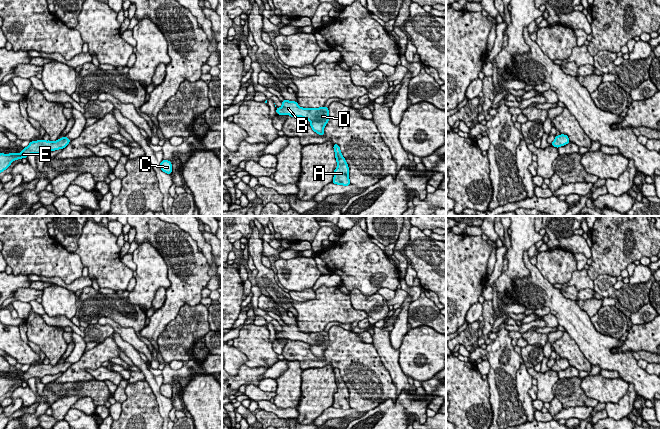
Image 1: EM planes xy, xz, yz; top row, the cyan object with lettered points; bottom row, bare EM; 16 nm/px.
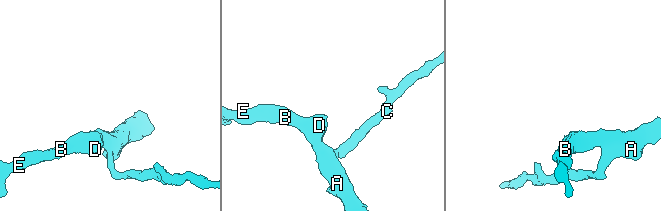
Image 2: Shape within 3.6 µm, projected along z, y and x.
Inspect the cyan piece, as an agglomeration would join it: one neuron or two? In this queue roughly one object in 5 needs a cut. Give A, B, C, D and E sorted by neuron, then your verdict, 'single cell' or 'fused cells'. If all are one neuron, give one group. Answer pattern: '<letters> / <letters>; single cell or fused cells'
A B C D E; single cell

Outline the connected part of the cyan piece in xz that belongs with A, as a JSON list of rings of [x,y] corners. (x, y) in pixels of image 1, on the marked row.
[[[334,144],[333,148],[335,151],[335,158],[337,161],[337,168],[334,169],[334,178],[332,183],[337,185],[348,186],[351,184],[349,179],[348,164],[340,151],[339,145]]]

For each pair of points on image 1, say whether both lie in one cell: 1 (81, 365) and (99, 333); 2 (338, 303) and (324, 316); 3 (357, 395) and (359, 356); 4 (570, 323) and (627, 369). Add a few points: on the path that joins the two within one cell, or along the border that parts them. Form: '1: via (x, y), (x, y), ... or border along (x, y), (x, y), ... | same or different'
1: border along (111, 335), (103, 340) | different
2: via (335, 306), (327, 313) | same
3: via (358, 385), (359, 366) | same
4: via (584, 335), (610, 361), (613, 361) | same

